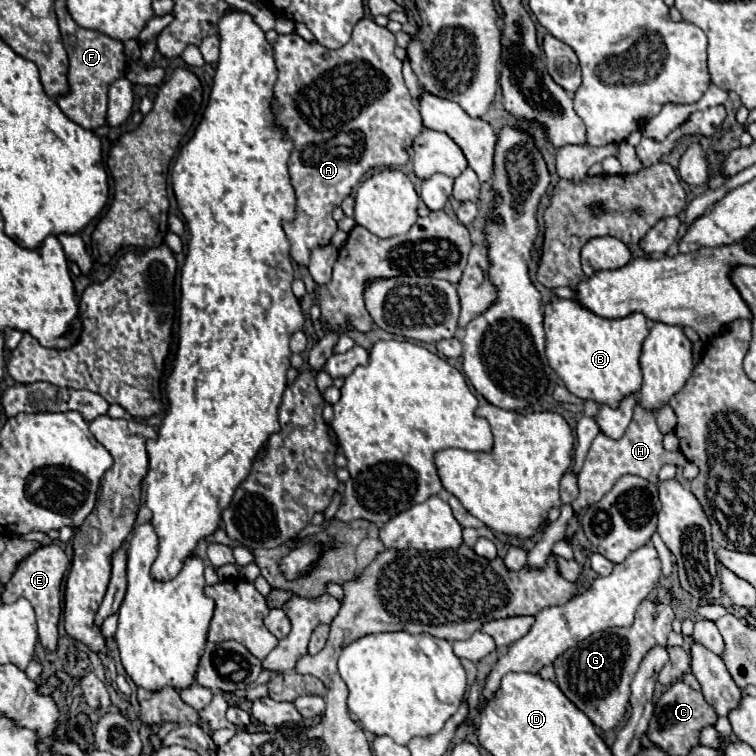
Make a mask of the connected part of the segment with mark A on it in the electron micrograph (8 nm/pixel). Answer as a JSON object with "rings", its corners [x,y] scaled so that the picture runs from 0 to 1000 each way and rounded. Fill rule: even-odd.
{"rings":[[[480,24],[472,29],[464,53],[451,66],[433,66],[425,58],[409,58],[396,45],[366,48],[361,58],[369,103],[361,116],[358,146],[364,153],[364,167],[374,175],[374,183],[388,188],[388,201],[382,209],[382,235],[393,259],[390,288],[385,294],[377,294],[374,304],[385,323],[385,341],[398,352],[409,349],[414,328],[433,325],[438,320],[438,312],[446,307],[446,294],[438,286],[440,275],[464,257],[467,246],[491,222],[533,220],[541,212],[538,196],[560,172],[557,151],[544,132],[530,98],[533,82],[522,77],[520,66],[522,45],[496,32],[491,24]]]}

